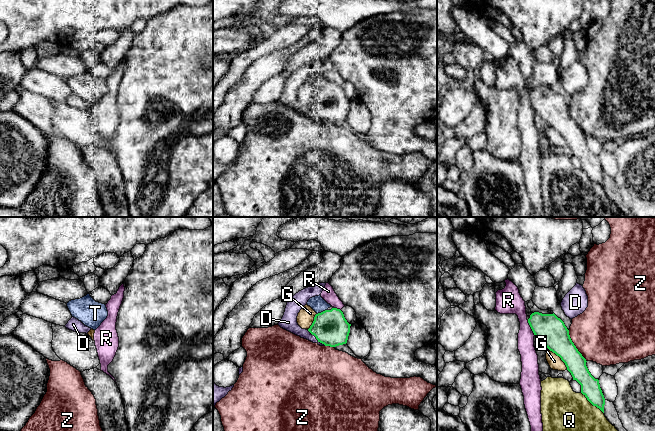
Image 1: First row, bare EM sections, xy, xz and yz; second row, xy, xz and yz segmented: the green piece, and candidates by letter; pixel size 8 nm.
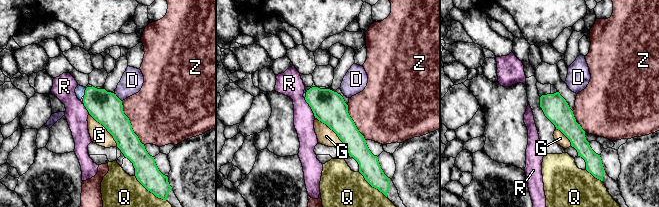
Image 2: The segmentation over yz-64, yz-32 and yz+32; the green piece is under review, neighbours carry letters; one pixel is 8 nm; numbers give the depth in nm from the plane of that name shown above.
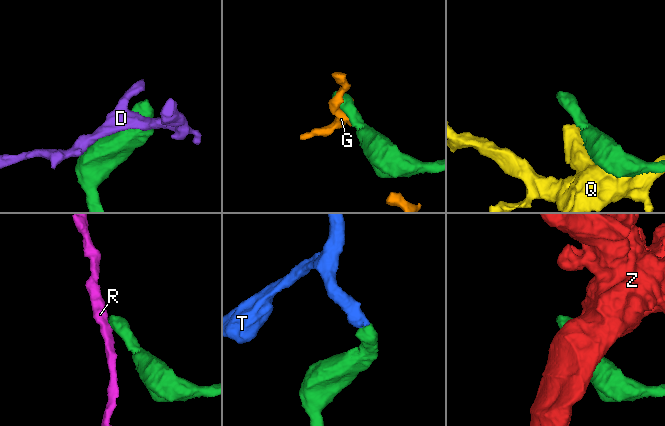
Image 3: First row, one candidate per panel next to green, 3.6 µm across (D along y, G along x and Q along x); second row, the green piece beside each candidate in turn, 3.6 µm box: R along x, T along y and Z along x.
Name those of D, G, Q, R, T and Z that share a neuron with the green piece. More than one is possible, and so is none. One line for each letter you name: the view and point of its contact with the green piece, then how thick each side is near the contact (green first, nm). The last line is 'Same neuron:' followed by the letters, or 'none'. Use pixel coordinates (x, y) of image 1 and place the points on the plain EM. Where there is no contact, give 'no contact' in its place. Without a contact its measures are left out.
T: meets green in xz at (323, 87); 280 nm thick on the green side, 120 nm on the other
Same neuron: T

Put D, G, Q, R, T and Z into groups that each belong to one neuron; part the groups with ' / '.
D G / Q / R / T / Z

